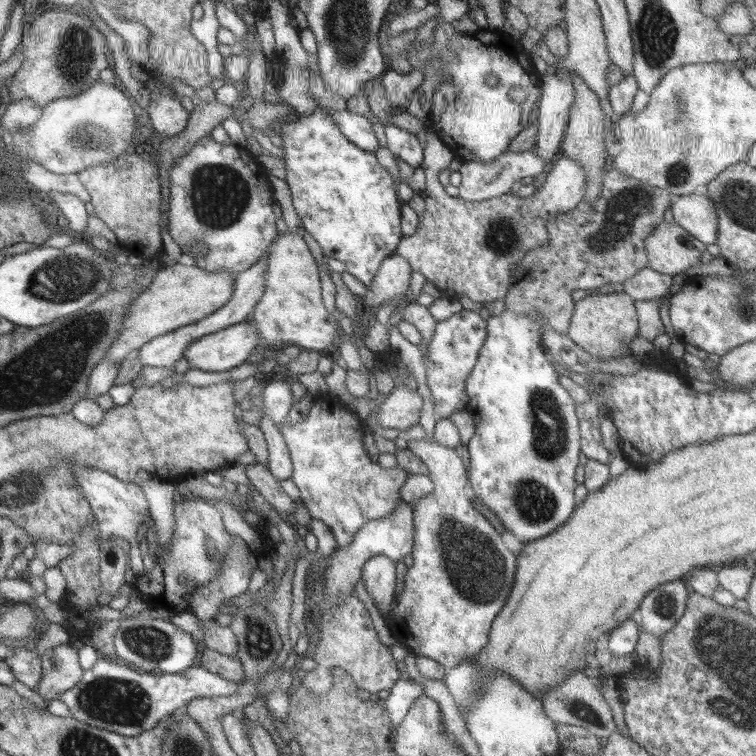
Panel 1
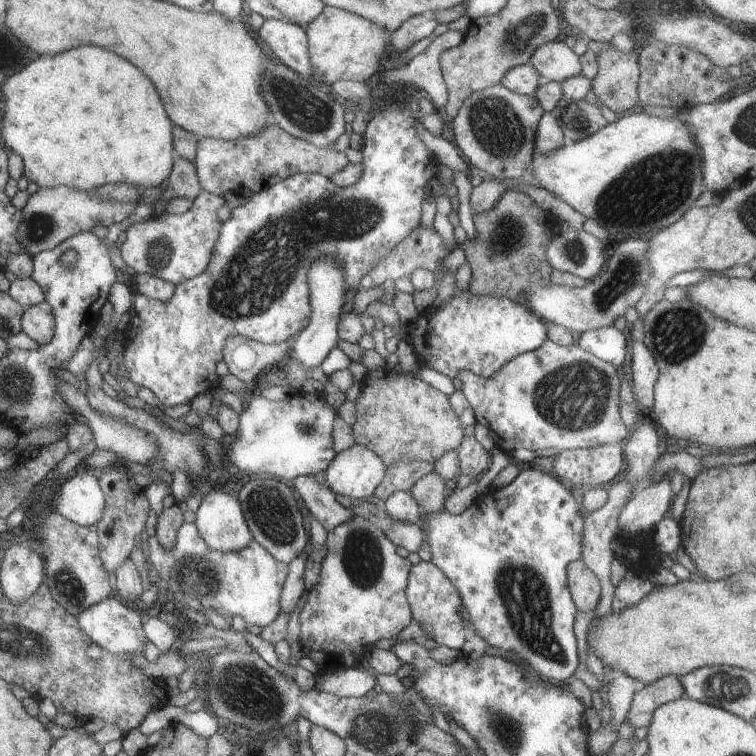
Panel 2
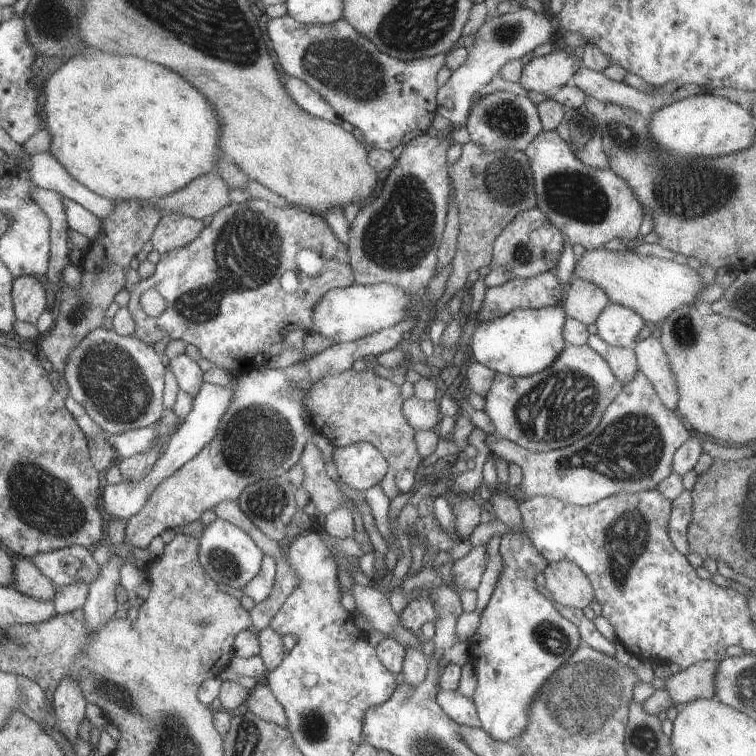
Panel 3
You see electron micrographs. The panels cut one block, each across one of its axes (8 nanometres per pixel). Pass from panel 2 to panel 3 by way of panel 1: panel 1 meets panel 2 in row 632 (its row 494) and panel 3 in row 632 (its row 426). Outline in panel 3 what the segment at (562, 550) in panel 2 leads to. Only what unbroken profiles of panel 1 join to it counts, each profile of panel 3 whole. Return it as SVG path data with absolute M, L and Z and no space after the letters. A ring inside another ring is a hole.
M525 532L503 534L499 554L501 554L501 572L493 596L489 598L487 606L479 612L479 626L465 644L469 646L471 662L477 676L477 688L471 700L477 708L481 730L485 730L497 742L515 742L527 728L527 712L531 702L535 700L535 694L539 694L543 682L547 682L547 678L551 678L551 674L555 674L555 670L559 670L569 660L569 656L581 646L581 636L577 626L571 624L567 618L563 618L555 610L555 604L545 596L545 592L535 586L535 574L537 572L543 574L549 562L535 550L529 536Z

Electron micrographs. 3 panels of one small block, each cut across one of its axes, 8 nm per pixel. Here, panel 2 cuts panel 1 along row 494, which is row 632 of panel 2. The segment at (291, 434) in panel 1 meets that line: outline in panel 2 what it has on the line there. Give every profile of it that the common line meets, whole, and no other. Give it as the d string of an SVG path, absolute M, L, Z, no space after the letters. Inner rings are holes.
M353 516L327 532L317 582L307 590L305 604L299 612L301 628L297 638L303 656L317 666L317 674L335 674L339 670L359 666L375 642L391 640L393 636L397 638L397 634L411 622L411 610L405 598L409 568L411 562L395 552L395 546L385 538L385 534L359 516Z

